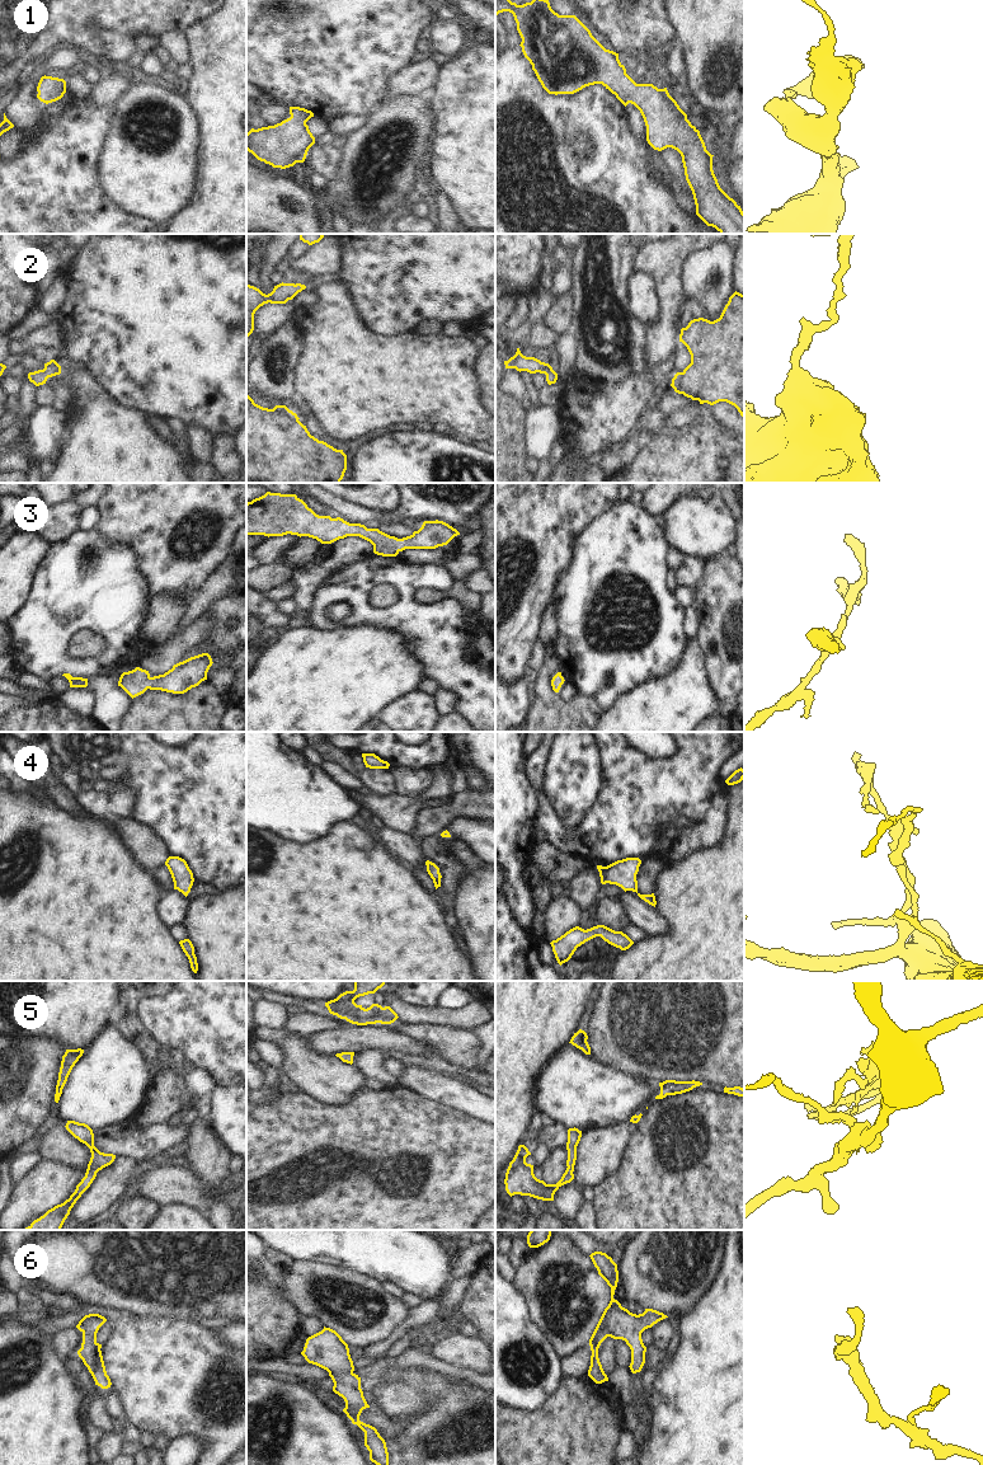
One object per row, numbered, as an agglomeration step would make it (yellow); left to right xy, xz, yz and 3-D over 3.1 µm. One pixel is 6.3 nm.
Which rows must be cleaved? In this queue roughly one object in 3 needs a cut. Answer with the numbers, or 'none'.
none

